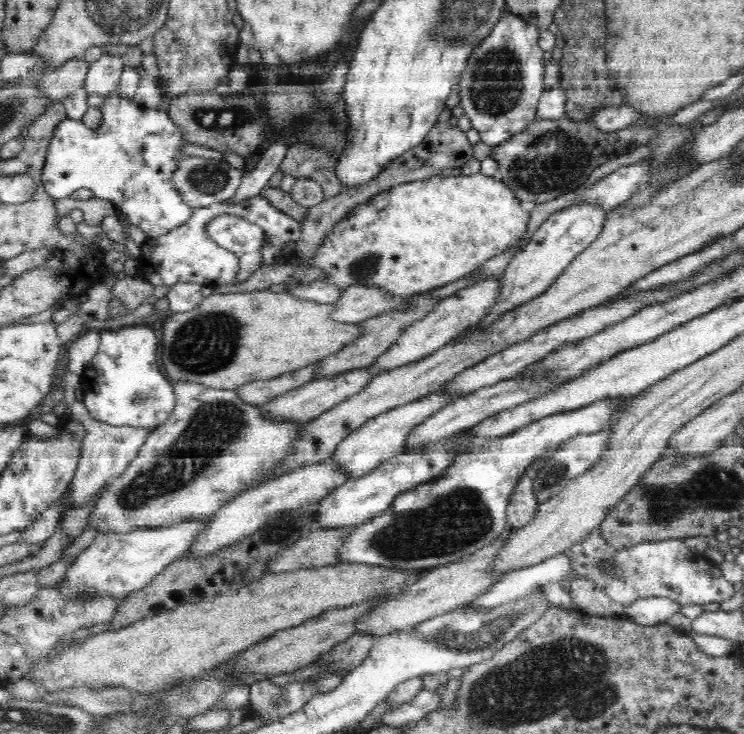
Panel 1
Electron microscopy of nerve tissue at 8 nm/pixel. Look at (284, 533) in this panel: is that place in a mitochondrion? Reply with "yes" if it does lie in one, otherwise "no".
yes

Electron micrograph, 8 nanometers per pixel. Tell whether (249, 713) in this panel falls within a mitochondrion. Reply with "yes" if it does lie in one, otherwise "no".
no

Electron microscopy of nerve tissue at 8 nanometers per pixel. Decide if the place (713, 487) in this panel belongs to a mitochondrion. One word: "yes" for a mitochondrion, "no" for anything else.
yes

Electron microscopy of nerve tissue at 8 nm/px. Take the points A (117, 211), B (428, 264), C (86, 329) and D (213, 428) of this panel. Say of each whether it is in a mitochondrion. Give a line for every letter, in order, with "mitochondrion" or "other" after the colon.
A: other
B: other
C: other
D: mitochondrion

